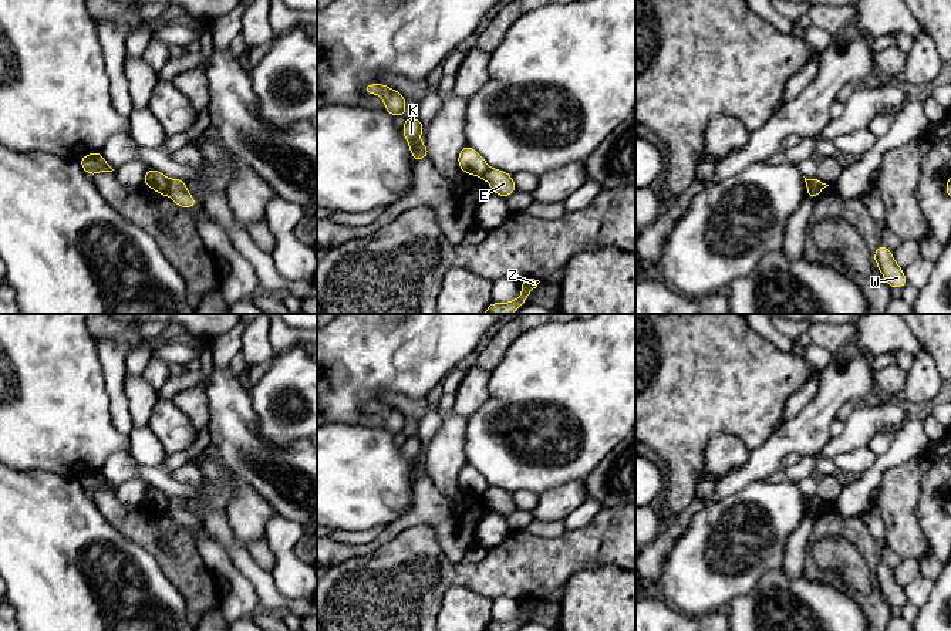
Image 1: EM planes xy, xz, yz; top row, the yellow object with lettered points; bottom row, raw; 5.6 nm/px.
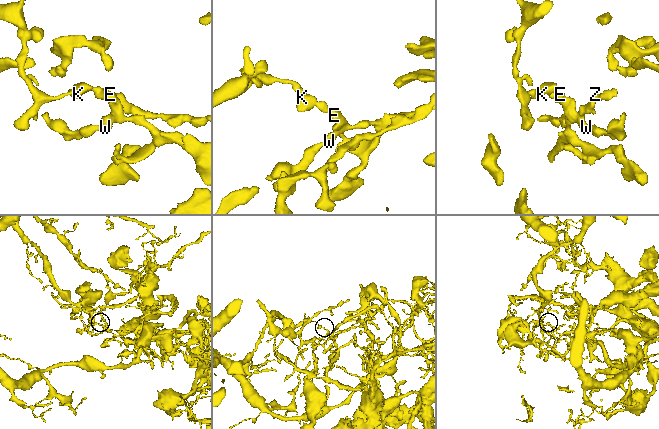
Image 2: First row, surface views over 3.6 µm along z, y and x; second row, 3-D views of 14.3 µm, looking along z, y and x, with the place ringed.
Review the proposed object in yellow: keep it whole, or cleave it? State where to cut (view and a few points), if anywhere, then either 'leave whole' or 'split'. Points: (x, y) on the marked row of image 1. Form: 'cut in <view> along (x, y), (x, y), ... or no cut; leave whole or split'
cut in xy along (169, 179), (165, 193); split

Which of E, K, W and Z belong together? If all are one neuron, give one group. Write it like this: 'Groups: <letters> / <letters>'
Groups: E W Z / K

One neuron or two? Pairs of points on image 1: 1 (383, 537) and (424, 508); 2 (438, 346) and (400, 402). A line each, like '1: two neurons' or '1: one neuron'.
1: one neuron
2: two neurons

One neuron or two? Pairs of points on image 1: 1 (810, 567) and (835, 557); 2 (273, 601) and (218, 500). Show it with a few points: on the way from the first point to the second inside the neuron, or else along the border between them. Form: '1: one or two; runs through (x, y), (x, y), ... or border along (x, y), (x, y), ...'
1: two; border along (812, 557), (819, 567)
2: two; border along (223, 509), (211, 509), (205, 516), (212, 539)

